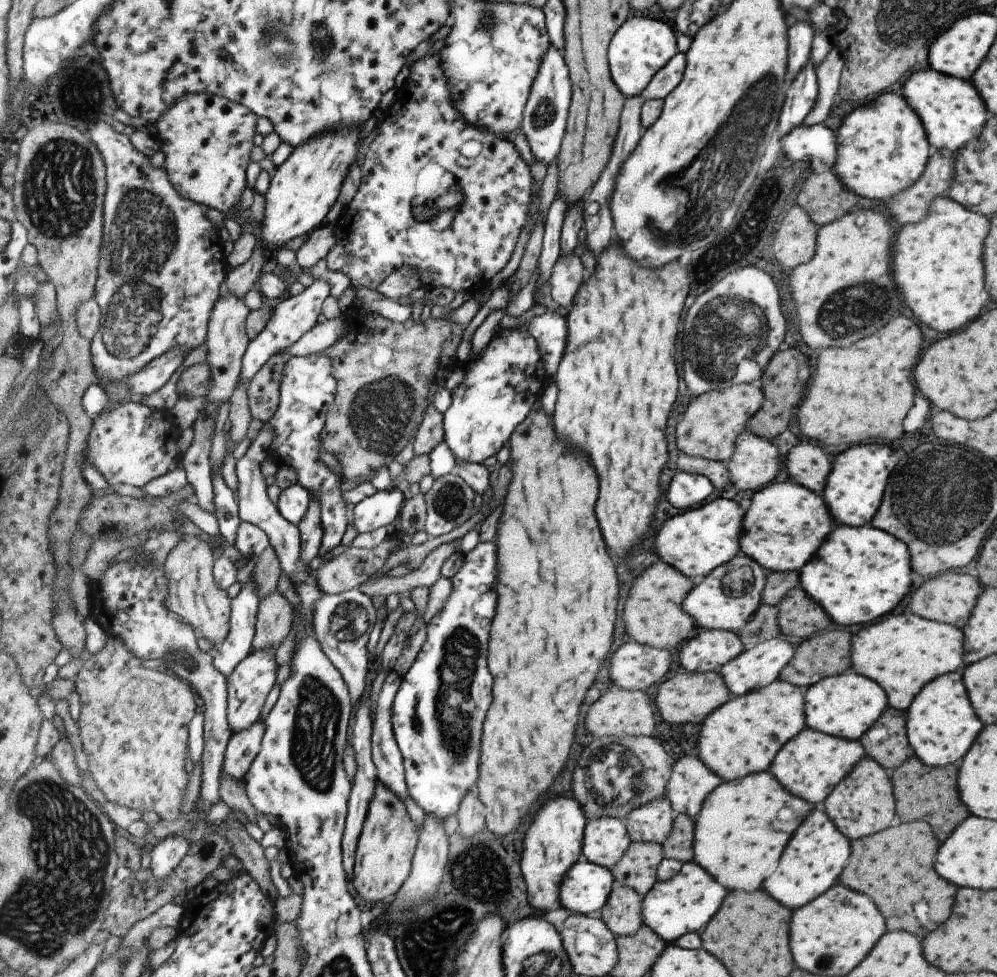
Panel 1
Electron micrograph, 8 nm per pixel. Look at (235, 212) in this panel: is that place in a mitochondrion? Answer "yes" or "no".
no

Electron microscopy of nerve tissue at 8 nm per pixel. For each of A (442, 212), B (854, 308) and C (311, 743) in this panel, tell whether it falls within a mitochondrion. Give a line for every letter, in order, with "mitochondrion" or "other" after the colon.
A: mitochondrion
B: mitochondrion
C: mitochondrion

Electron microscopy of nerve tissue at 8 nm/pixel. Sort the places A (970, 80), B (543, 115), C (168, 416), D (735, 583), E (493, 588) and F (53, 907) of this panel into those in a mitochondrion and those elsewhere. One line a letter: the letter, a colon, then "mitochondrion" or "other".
A: other
B: mitochondrion
C: other
D: mitochondrion
E: other
F: mitochondrion

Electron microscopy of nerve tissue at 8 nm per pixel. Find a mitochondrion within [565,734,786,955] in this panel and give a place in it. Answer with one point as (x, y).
(620, 775)

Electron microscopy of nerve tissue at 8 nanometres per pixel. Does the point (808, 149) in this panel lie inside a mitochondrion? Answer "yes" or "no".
no

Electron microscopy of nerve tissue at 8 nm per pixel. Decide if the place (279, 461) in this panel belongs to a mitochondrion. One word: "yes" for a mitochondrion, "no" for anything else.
no

